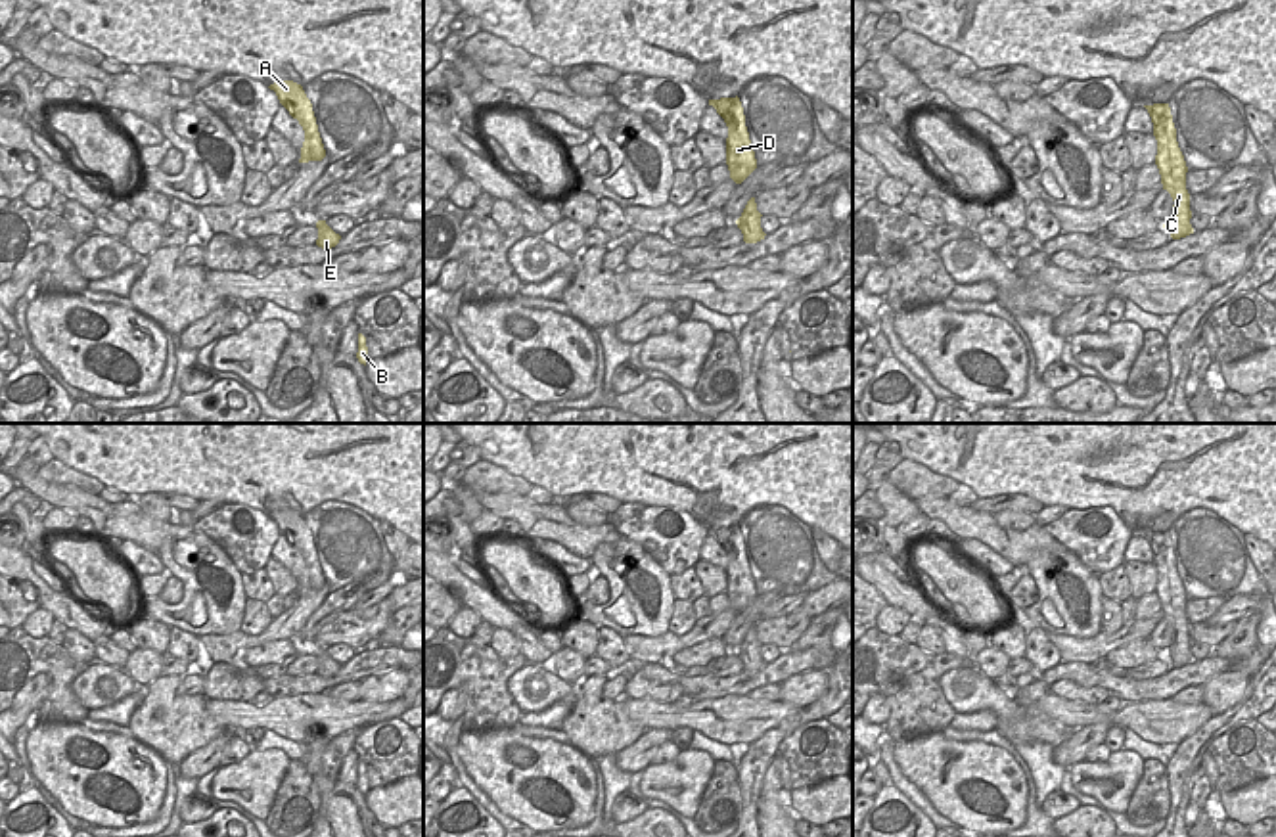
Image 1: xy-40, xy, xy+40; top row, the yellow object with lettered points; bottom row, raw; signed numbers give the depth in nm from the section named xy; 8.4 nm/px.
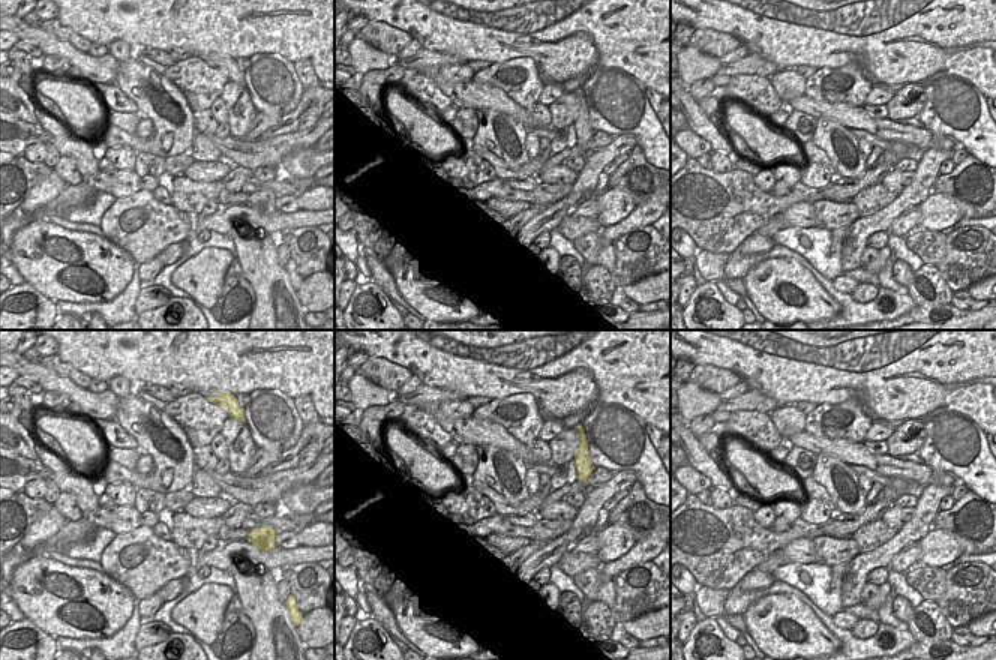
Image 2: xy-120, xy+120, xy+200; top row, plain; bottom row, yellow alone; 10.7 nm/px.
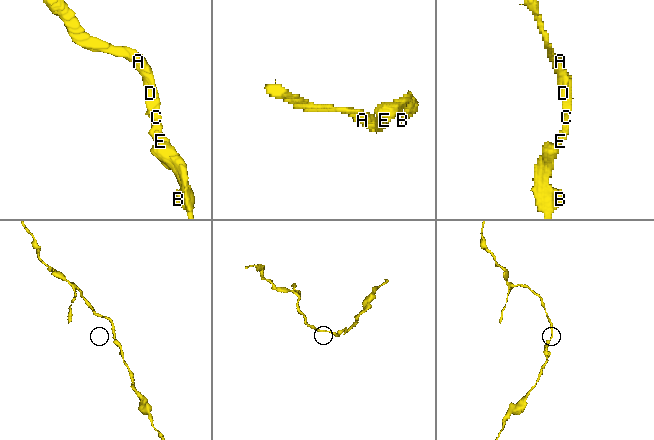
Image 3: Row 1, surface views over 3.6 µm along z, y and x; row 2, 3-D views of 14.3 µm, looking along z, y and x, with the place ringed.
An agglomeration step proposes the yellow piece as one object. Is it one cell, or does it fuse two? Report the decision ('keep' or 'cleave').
keep

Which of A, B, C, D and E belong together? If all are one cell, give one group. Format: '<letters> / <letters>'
A B C D E

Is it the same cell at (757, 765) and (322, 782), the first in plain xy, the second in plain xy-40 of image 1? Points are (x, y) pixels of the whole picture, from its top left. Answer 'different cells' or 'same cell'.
same cell

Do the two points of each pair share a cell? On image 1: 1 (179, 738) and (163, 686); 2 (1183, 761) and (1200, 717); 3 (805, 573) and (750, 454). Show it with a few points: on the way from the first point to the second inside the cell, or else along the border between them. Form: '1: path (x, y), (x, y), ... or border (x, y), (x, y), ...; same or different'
1: path (171, 724), (163, 700); same
2: border (1211, 715), (1171, 753); different
3: border (736, 523), (757, 506), (784, 506), (809, 527); different

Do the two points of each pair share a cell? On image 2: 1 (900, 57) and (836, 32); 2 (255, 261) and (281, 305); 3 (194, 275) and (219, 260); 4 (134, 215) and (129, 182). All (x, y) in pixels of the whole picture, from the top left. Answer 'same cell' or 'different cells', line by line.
1: same cell
2: same cell
3: same cell
4: different cells

